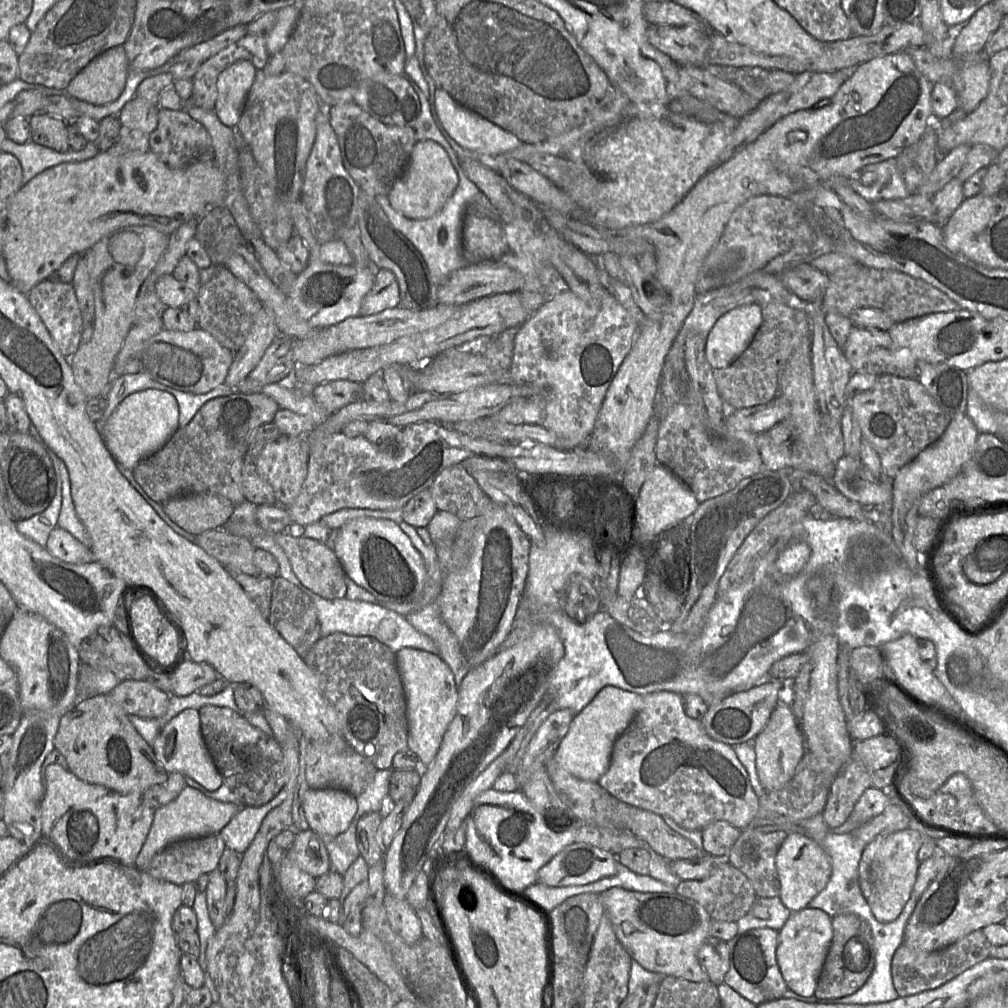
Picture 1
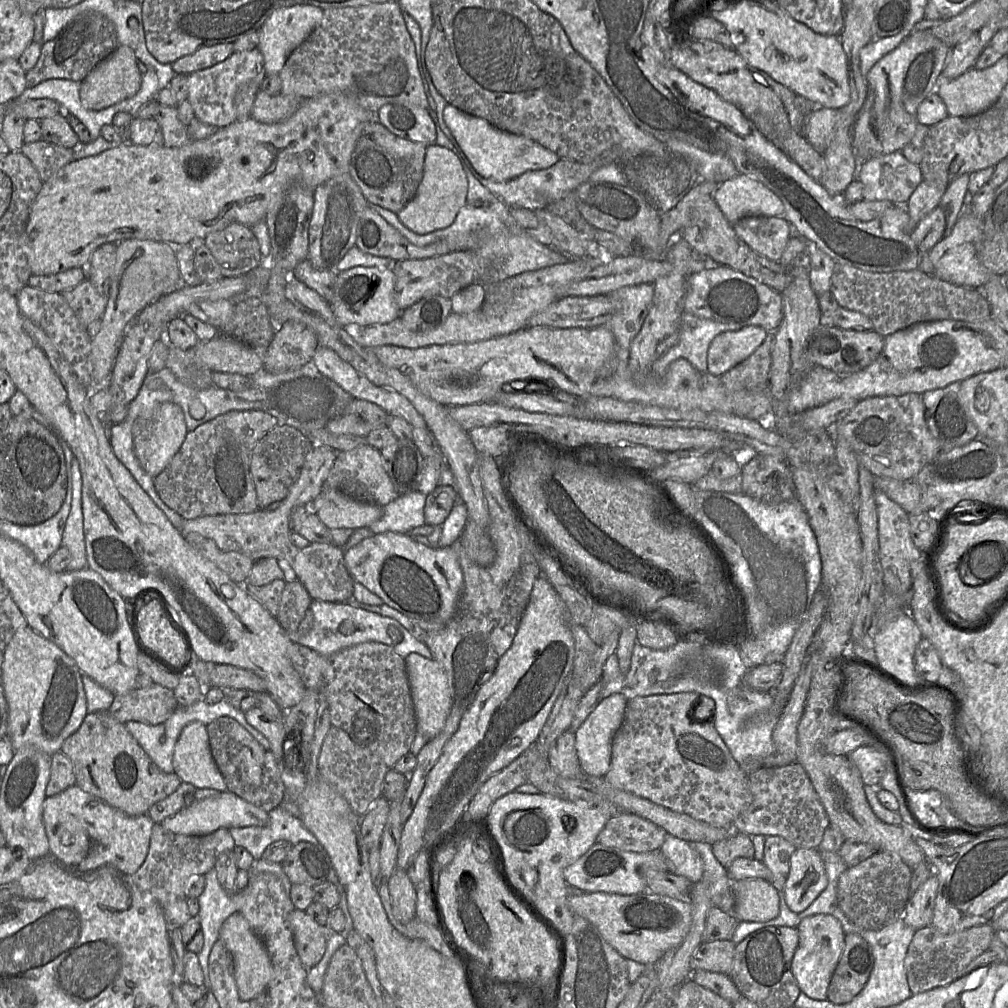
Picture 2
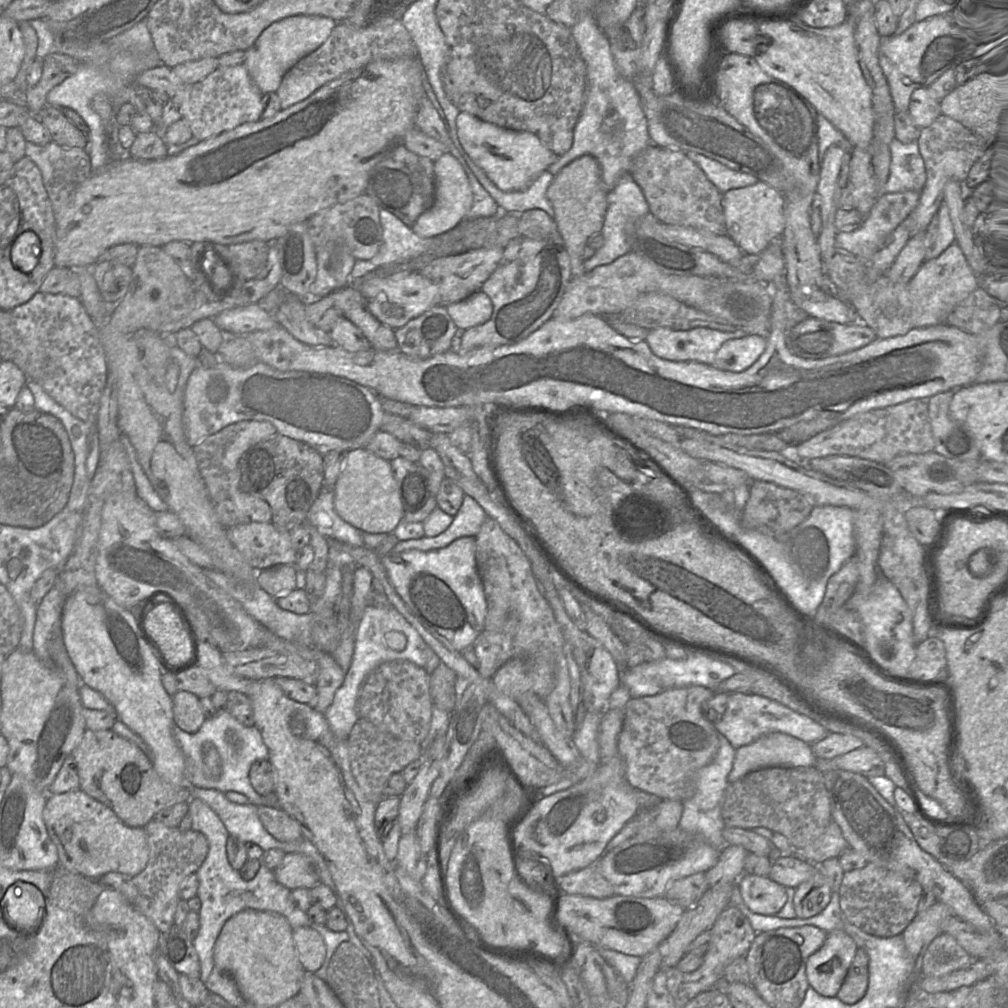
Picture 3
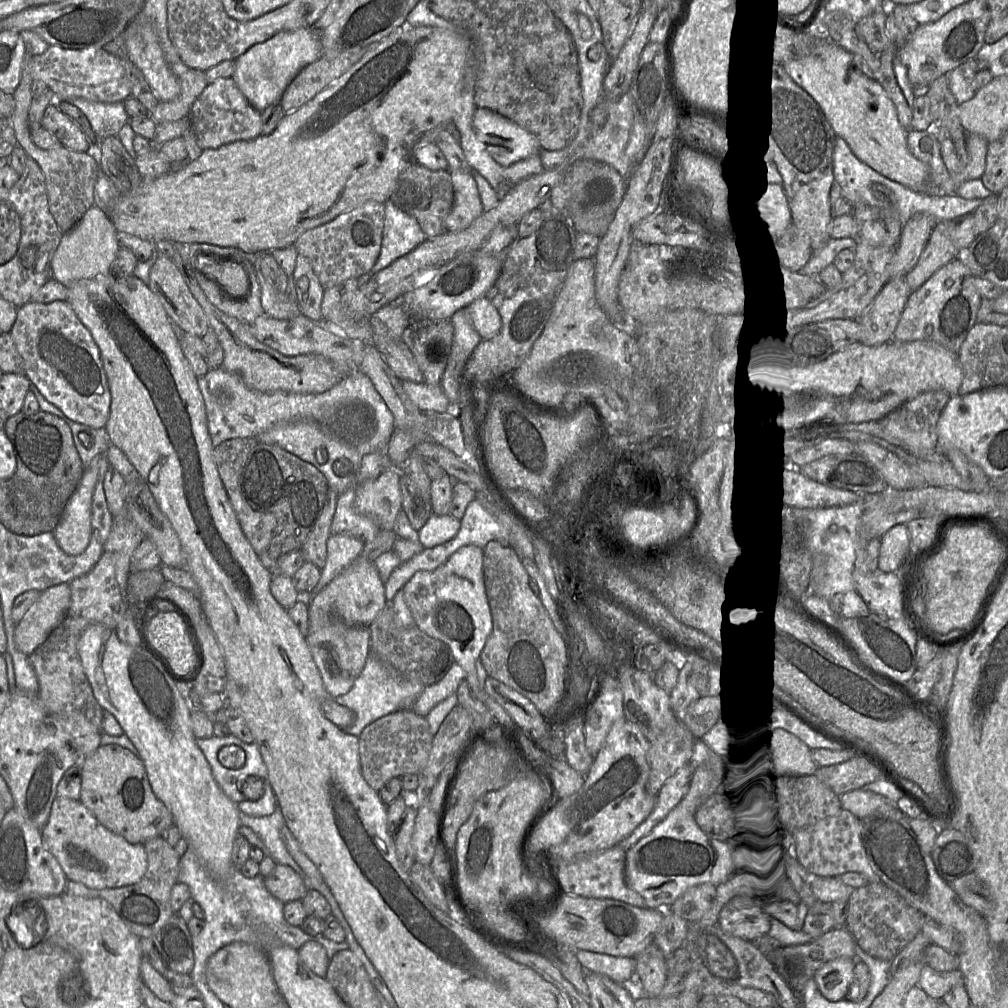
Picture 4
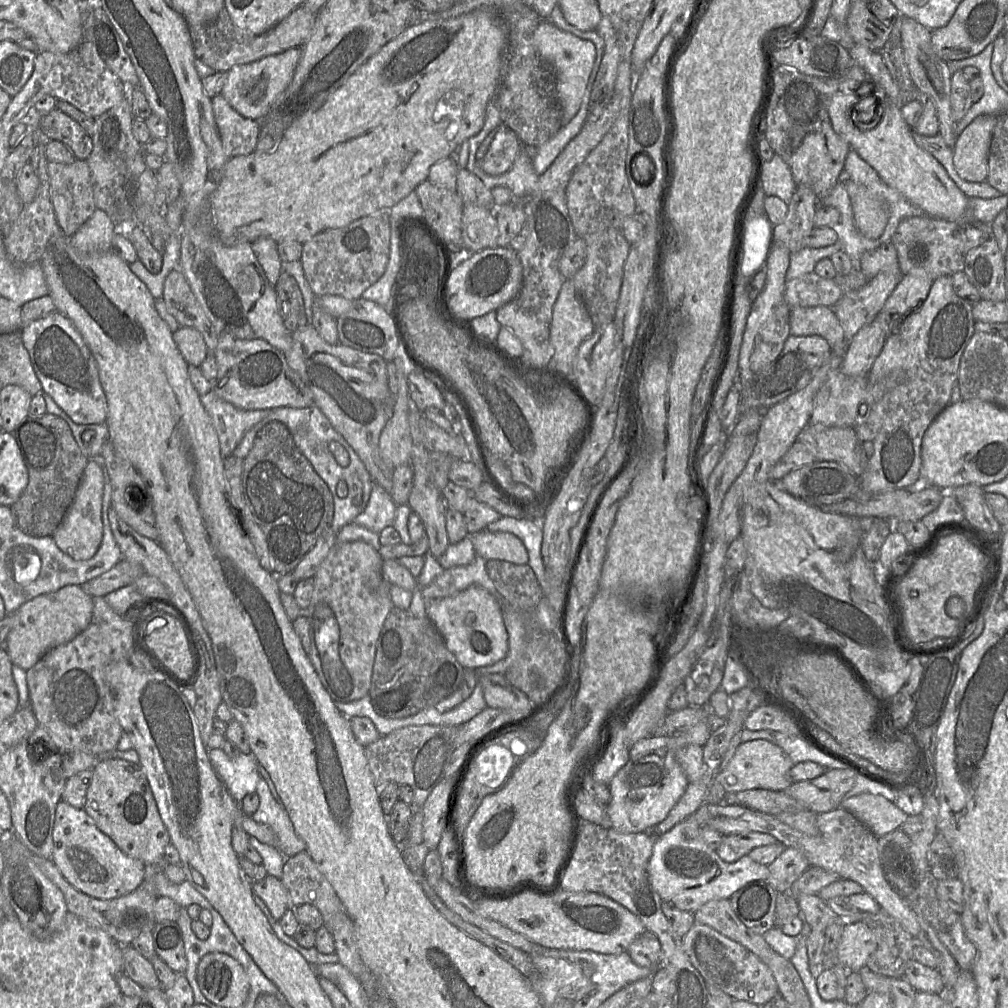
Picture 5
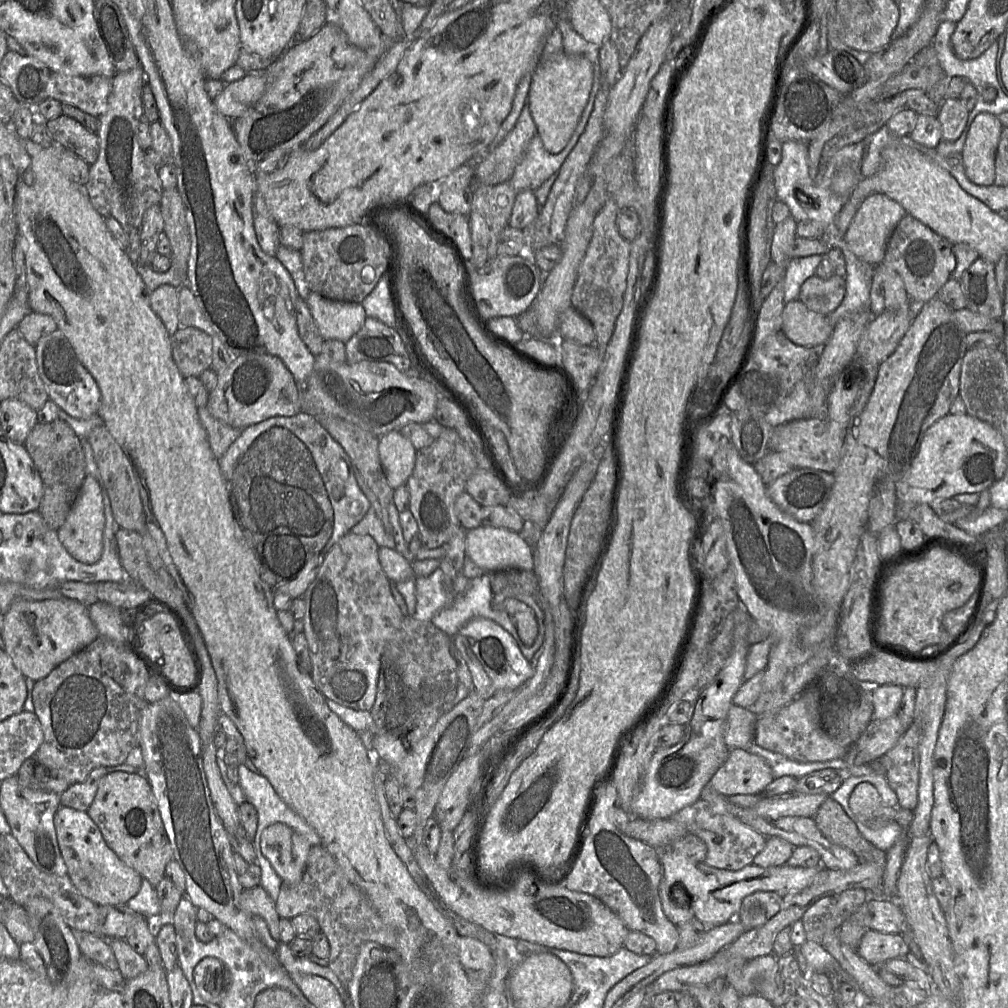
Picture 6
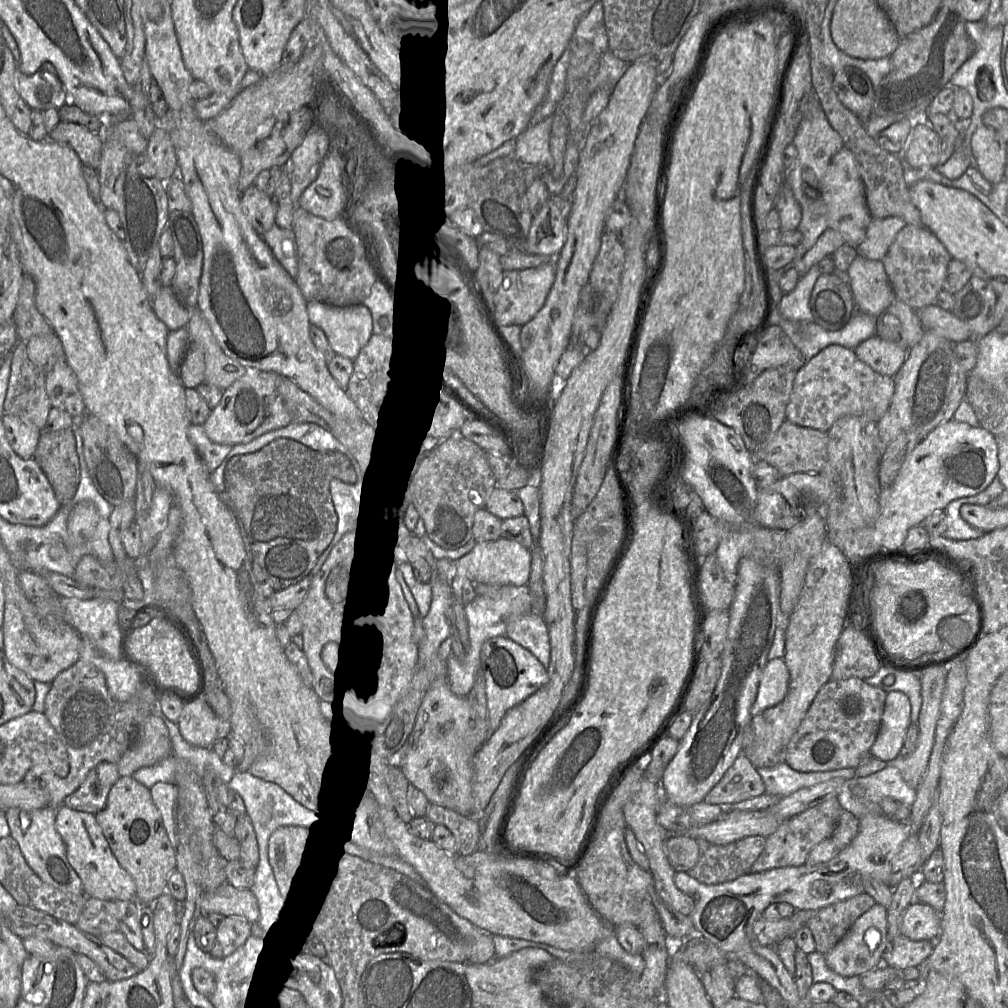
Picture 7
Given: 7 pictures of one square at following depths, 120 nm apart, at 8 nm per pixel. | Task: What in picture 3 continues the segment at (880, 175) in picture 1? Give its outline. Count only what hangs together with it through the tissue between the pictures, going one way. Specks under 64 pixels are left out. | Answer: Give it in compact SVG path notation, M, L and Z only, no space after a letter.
M895 139L890 143L889 150L891 155L889 175L882 193L910 190L921 192L926 183L927 174L918 140L903 144Z

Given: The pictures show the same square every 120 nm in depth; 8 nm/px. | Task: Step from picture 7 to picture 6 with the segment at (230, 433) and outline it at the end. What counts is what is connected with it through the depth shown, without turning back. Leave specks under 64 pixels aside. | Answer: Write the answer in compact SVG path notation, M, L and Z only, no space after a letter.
M238 356L217 374L217 380L217 386L209 394L207 408L215 419L227 425L243 429L270 417L290 417L302 412L301 385L277 356Z

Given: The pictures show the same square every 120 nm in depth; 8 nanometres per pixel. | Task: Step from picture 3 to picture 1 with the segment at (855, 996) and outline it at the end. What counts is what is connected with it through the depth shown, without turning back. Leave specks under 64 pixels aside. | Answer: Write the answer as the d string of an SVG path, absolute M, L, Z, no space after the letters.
M854 913L831 918L833 938L820 972L815 996L818 999L841 998L859 990L869 979L875 966L875 947L869 923Z

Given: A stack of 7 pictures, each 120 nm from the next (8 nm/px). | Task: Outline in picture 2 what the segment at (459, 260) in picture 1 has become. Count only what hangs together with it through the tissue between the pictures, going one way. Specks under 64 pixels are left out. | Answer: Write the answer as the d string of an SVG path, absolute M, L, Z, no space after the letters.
M463 162L463 168L468 179L468 194L465 205L460 209L452 225L447 228L433 231L428 234L417 234L405 226L398 215L382 206L371 205L373 209L390 225L399 231L410 243L418 247L425 247L443 240L449 244L452 252L473 251L480 260L480 276L478 282L496 283L508 277L525 271L539 270L558 264L566 263L570 258L559 250L546 246L532 238L502 234L500 232L485 233L486 230L504 230L511 207L495 196L483 186Z

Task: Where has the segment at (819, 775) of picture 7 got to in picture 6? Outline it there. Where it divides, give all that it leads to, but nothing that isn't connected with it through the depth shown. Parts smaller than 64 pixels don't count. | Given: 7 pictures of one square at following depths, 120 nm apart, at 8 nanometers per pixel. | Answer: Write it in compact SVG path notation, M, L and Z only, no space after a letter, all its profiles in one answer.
M755 742L749 746L748 750L766 760L771 768L774 779L782 776L793 776L799 779L817 770L827 768L843 770L847 767L847 761L845 758L824 762L795 762L781 754L764 749L758 746Z

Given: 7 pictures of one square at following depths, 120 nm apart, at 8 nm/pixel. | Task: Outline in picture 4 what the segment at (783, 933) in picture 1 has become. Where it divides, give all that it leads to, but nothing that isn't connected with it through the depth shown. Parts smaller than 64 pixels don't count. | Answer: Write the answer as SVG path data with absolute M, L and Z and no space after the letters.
M840 957L826 962L813 975L821 995L831 1002L845 997L853 976L854 960Z

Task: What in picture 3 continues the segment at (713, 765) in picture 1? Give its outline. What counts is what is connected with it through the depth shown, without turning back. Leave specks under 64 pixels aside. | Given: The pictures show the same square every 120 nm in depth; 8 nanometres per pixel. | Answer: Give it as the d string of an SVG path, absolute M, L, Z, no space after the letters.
M701 686L673 688L651 697L631 698L623 710L623 724L617 739L617 754L625 763L625 779L635 790L662 800L689 799L694 793L696 771L710 763L718 747L718 734L704 714L704 705L714 696Z

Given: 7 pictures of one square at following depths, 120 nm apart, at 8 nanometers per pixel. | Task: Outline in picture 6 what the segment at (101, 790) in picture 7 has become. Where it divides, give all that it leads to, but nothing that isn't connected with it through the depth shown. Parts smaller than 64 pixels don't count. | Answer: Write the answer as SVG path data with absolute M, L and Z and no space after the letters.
M117 765L115 767L98 767L93 769L85 781L70 785L60 794L60 805L73 808L78 811L86 811L93 802L99 782L102 777L110 772L136 772L133 766Z

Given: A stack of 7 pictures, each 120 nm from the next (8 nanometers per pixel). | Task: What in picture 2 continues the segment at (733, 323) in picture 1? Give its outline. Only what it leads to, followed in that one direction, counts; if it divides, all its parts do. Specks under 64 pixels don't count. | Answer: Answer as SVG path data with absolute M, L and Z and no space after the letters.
M745 326L720 333L712 340L708 350L708 372L714 376L726 373L746 360L766 336L767 332L759 326Z

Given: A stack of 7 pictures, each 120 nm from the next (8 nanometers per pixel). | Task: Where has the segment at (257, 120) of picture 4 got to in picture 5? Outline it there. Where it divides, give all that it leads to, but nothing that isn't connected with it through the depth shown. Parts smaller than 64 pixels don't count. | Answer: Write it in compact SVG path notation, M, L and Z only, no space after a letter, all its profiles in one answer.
M221 94L211 101L225 154L231 158L253 153L261 130L259 123L239 114Z

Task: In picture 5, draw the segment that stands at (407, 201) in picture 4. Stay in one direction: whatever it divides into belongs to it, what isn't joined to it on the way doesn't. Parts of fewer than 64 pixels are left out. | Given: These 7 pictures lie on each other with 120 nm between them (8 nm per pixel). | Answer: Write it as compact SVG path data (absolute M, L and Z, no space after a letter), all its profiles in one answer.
M429 179L414 190L423 208L423 218L437 232L452 252L460 252L463 205L457 190L434 185Z

